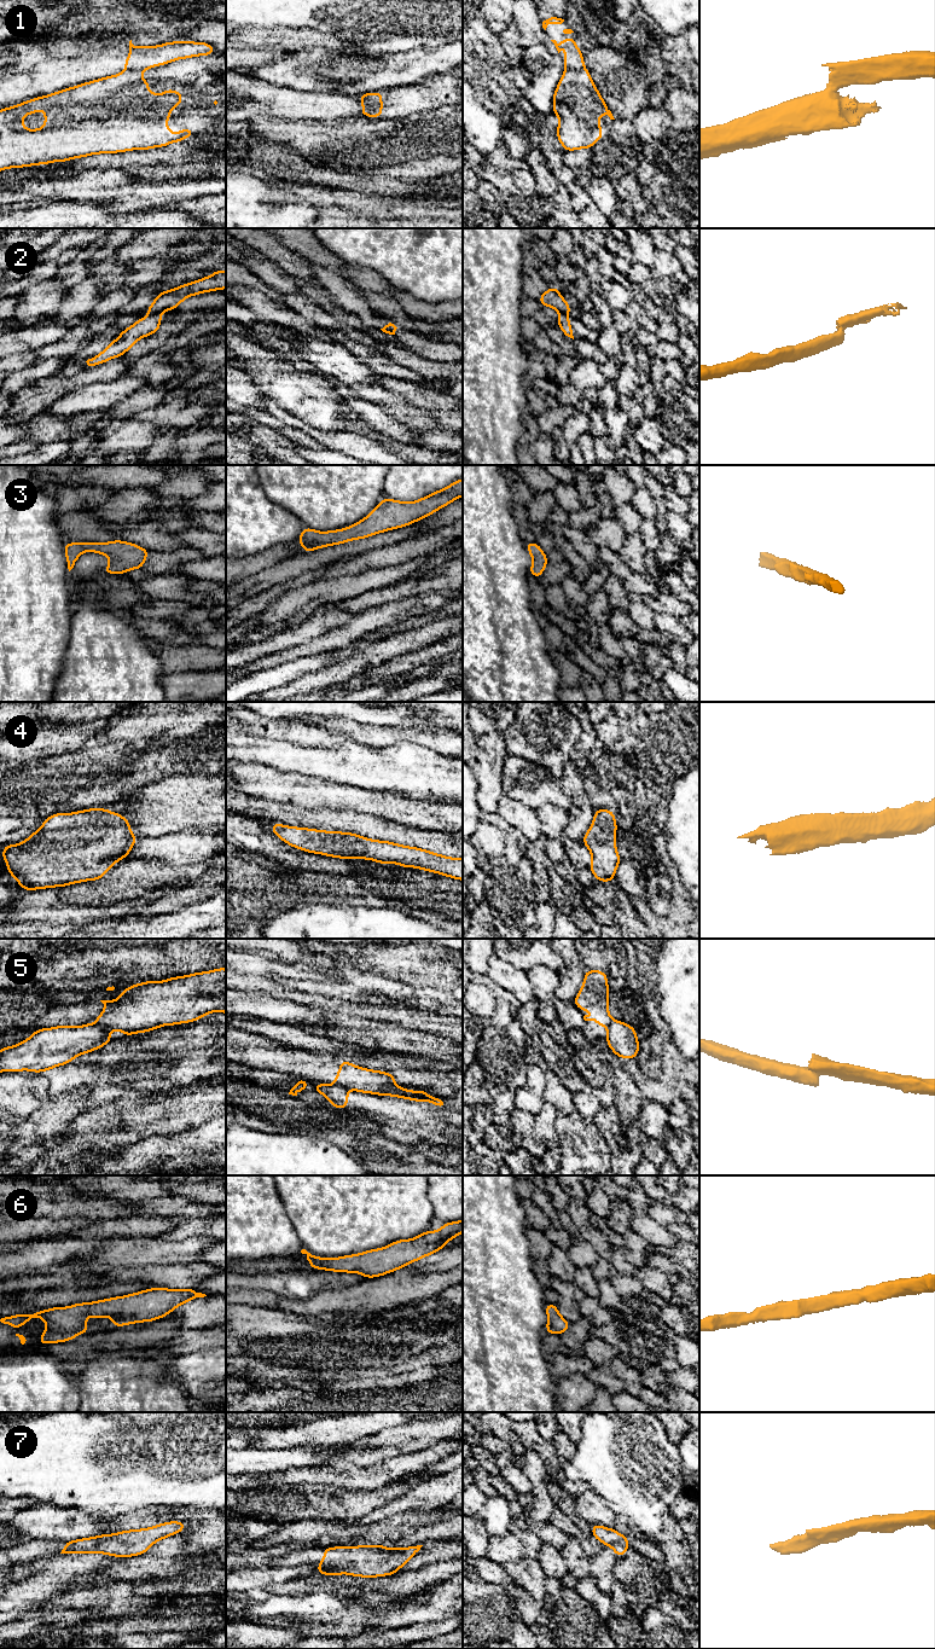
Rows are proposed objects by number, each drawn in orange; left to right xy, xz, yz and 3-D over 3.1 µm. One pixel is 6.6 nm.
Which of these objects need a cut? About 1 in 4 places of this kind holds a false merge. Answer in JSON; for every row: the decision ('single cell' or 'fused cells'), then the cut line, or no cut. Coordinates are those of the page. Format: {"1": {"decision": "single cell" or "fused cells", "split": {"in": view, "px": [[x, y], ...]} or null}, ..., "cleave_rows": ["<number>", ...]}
{"1": {"decision": "fused cells", "split": {"in": "xy", "px": [[145, 68], [126, 70]]}}, "2": {"decision": "fused cells", "split": {"in": "xy", "px": [[149, 314], [158, 315]]}}, "3": {"decision": "single cell", "split": null}, "4": {"decision": "single cell", "split": null}, "5": {"decision": "fused cells", "split": {"in": "xz", "px": [[334, 1084], [347, 1090]]}}, "6": {"decision": "single cell", "split": null}, "7": {"decision": "single cell", "split": null}, "cleave_rows": ["1", "2", "5"]}

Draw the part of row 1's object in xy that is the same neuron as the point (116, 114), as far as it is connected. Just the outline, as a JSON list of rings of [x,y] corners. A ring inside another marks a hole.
[[[126,70],[0,110],[0,172],[91,155],[150,150],[191,138],[192,128],[173,134],[167,126],[172,109],[180,108],[184,94],[169,88],[162,94],[152,93],[146,79],[137,76],[145,71]],[[40,109],[45,111],[43,127],[25,129],[24,115],[34,115]]]

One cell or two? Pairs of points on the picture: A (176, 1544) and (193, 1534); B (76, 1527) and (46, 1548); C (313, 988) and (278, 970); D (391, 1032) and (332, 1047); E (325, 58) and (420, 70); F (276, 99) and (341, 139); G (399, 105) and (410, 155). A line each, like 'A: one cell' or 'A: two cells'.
A: two cells
B: two cells
C: two cells
D: two cells
E: one cell
F: two cells
G: two cells

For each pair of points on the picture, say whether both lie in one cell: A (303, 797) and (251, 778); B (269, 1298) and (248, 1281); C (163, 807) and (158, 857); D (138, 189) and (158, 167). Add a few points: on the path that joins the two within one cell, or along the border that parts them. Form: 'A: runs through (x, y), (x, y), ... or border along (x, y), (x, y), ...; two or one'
A: runs through (290, 788), (265, 783); one
B: border along (238, 1287), (271, 1290), (285, 1298); two
C: border along (187, 828), (155, 837); two
D: border along (173, 178), (157, 181), (137, 181); two

